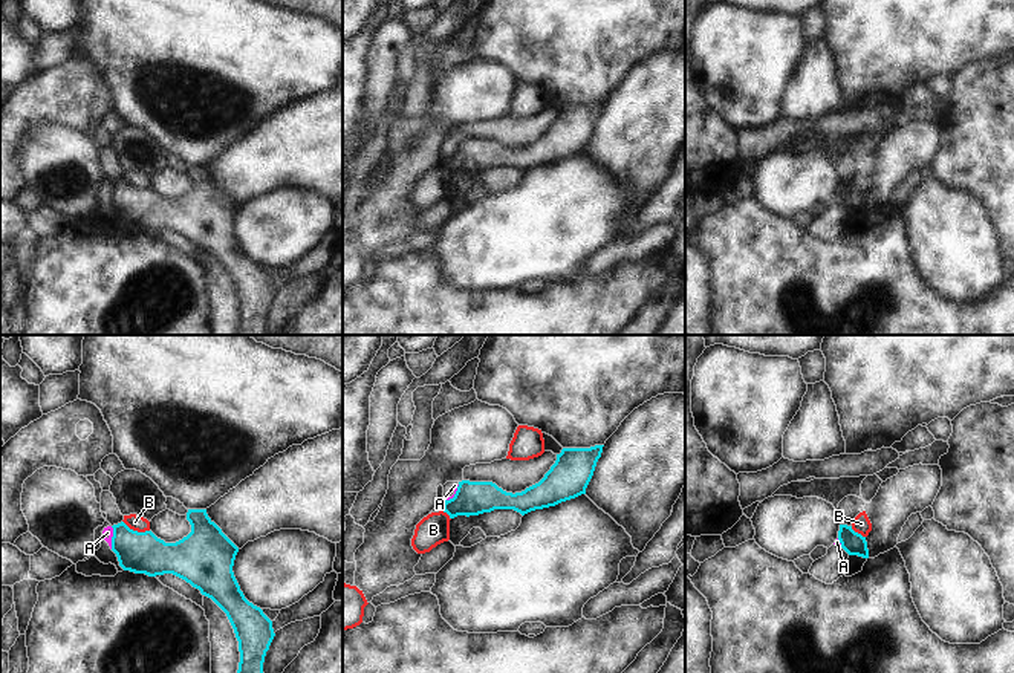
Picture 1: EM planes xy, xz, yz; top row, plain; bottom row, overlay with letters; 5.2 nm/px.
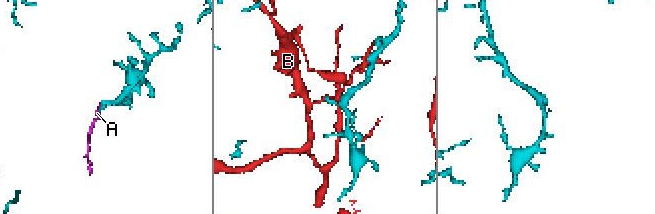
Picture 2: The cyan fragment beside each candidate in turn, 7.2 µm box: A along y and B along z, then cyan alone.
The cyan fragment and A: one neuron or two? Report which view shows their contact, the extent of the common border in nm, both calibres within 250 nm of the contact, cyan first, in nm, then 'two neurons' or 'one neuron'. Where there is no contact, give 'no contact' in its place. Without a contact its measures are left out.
xy | 120 nm | 220/60 nm | two neurons

